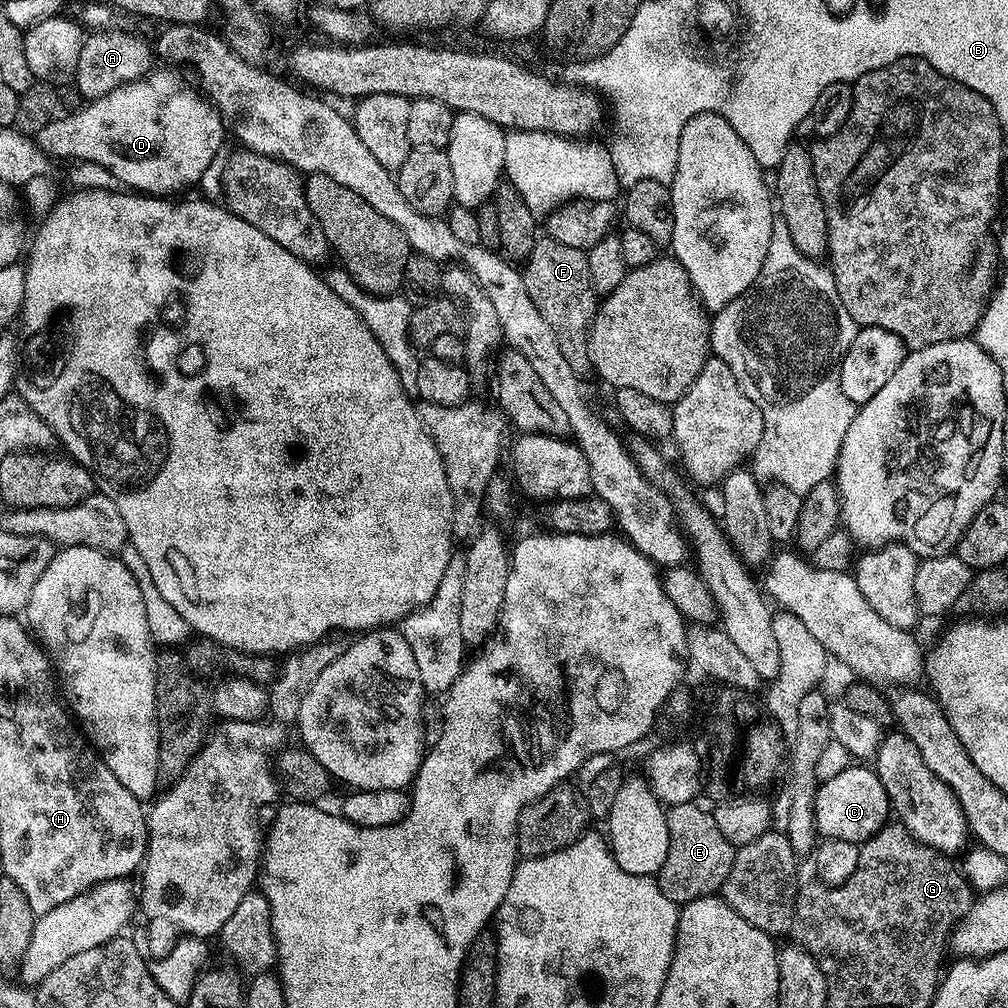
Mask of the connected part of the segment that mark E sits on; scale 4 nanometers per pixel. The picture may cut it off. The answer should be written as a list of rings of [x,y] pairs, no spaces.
[[[696,802],[673,804],[667,809],[670,846],[666,850],[666,862],[662,862],[658,873],[658,883],[662,894],[666,894],[666,898],[673,900],[677,906],[689,904],[703,896],[717,895],[723,889],[726,874],[730,874],[730,866],[734,866],[736,857],[736,848],[730,842],[726,842],[722,830],[718,830],[718,822],[714,822],[712,812],[699,808],[698,805]]]

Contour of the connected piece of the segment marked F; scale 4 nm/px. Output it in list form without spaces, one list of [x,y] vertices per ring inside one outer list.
[[[547,238],[537,239],[534,250],[522,268],[526,290],[538,306],[542,318],[554,330],[558,346],[566,362],[577,374],[589,371],[588,362],[588,327],[598,307],[598,293],[590,282],[590,262],[587,251],[574,246],[562,246],[562,242]]]

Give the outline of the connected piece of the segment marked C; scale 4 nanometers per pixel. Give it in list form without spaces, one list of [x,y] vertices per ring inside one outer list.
[[[850,766],[842,770],[834,778],[823,781],[817,787],[816,796],[812,799],[812,814],[816,819],[817,833],[826,840],[841,840],[861,845],[868,840],[878,829],[883,828],[890,820],[890,805],[888,795],[882,786],[875,770],[868,766]]]

